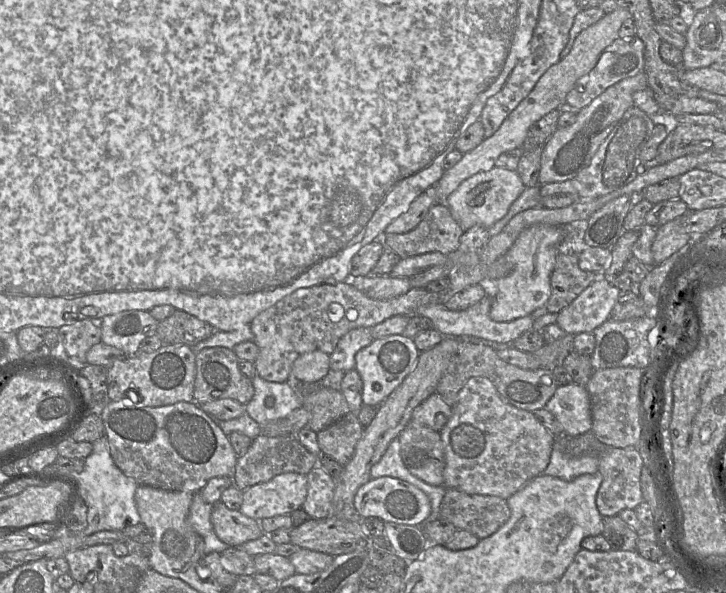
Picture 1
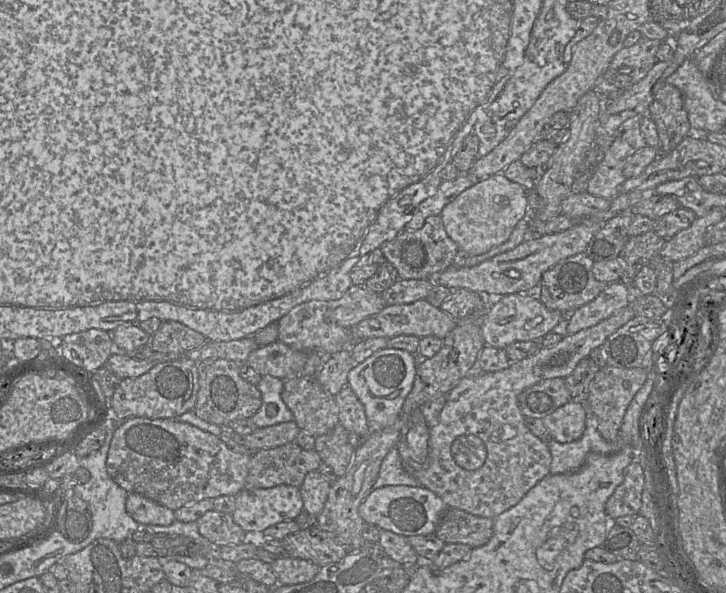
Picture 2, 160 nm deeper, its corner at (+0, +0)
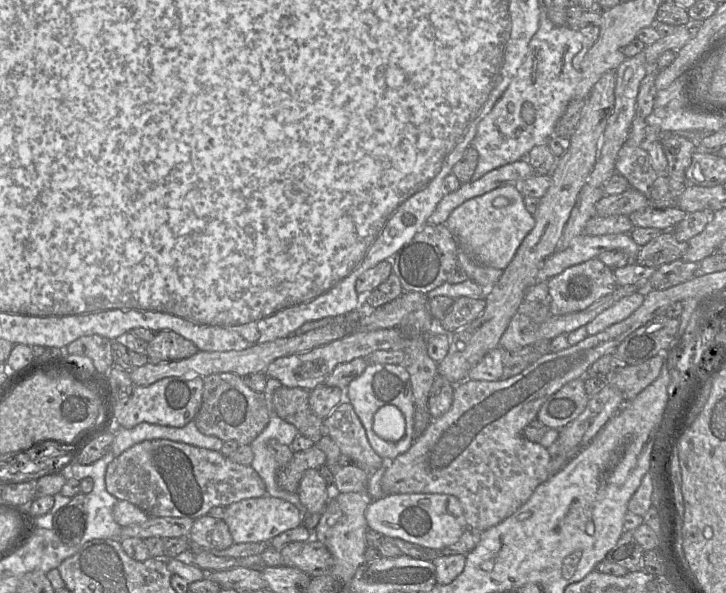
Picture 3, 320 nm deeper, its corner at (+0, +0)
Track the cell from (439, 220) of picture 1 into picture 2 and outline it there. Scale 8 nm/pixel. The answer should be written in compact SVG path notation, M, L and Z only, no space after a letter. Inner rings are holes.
M440 215L429 216L419 229L404 229L380 248L386 260L396 268L399 279L429 279L453 265L458 251L458 245L448 236Z

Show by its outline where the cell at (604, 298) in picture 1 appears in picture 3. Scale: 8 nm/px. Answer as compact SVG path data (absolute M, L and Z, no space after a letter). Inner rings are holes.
M647 286L640 288L637 292L620 299L614 305L600 313L595 319L585 325L588 335L595 335L629 317L642 305L646 289Z

